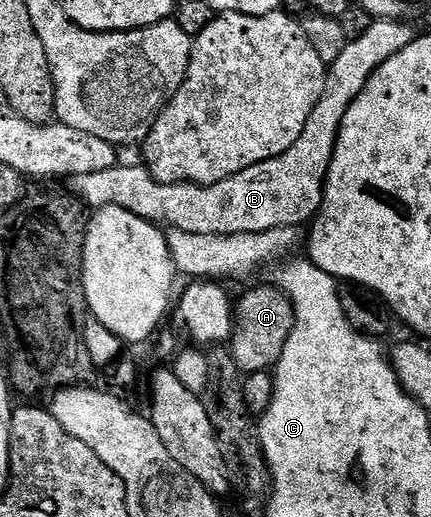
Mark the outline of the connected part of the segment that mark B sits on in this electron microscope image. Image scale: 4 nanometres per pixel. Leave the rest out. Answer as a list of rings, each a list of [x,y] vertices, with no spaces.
[[[381,19],[372,22],[361,37],[347,42],[345,49],[341,49],[341,57],[328,66],[325,93],[321,93],[321,101],[317,101],[313,113],[309,113],[309,121],[305,121],[301,137],[297,137],[297,141],[293,141],[293,145],[277,157],[261,161],[208,187],[196,183],[158,183],[147,172],[146,166],[116,165],[101,169],[101,173],[70,176],[70,190],[88,208],[120,207],[172,231],[198,235],[244,235],[282,227],[302,228],[302,223],[307,225],[314,220],[323,203],[323,186],[335,152],[341,121],[345,121],[349,105],[353,105],[361,89],[365,89],[369,77],[373,77],[381,64],[389,61],[393,53],[401,53],[401,49],[411,43],[413,32],[405,24],[403,21]]]

